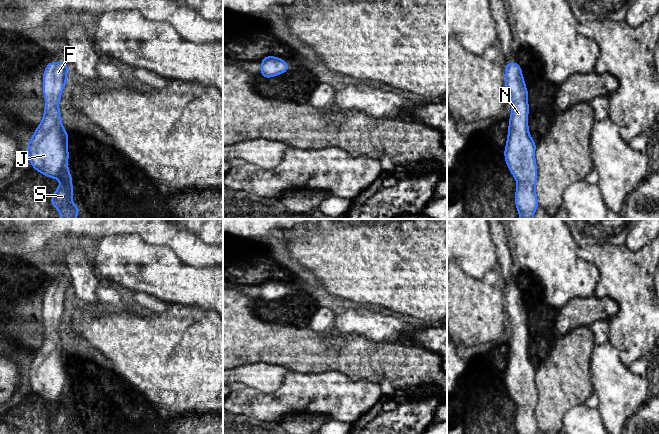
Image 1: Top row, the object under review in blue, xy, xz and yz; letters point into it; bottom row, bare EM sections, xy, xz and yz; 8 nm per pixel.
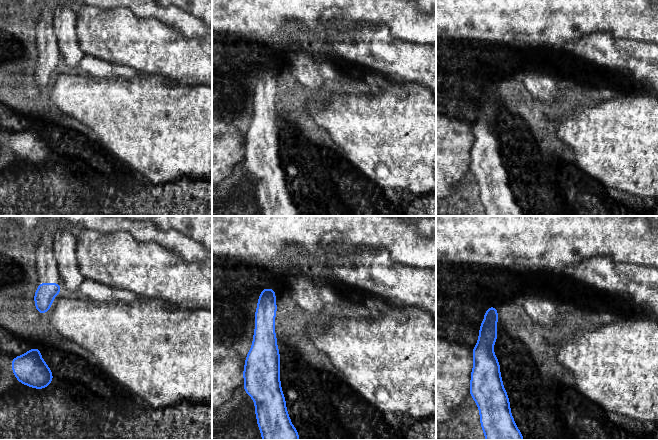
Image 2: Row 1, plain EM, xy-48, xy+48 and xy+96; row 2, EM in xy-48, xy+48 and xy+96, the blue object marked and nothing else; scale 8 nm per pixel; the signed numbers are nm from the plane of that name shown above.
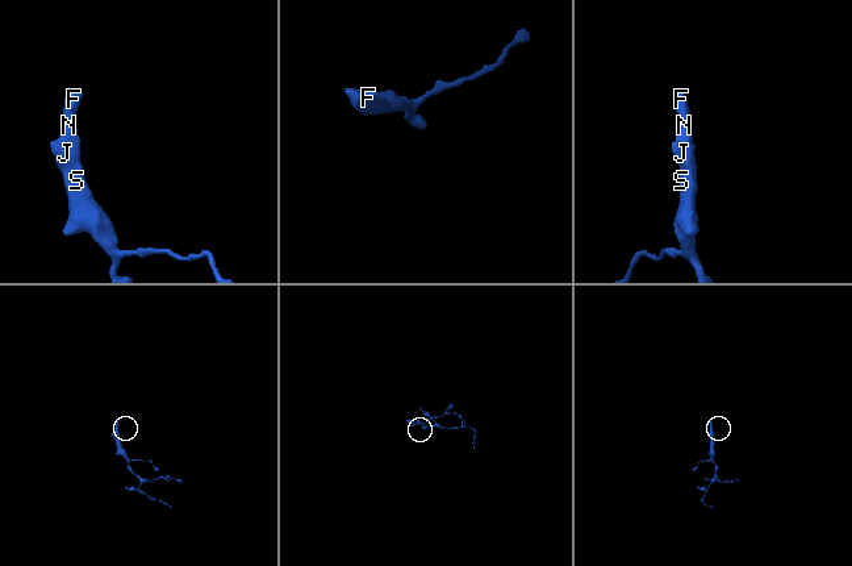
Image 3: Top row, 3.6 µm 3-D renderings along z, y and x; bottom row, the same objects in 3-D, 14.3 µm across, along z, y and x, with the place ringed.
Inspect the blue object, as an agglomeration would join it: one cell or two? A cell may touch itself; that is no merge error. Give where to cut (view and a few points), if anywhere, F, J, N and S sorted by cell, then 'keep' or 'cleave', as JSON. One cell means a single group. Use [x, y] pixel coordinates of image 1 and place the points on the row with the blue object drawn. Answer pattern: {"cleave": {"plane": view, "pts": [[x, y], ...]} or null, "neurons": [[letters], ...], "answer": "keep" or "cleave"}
{"cleave": null, "neurons": [["F", "J", "N", "S"]], "answer": "keep"}

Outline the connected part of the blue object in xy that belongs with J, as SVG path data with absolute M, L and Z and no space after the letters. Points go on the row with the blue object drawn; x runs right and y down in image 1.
M49 62L43 74L43 94L45 96L44 115L40 125L36 128L27 146L27 155L31 166L44 176L60 179L61 183L51 197L51 204L60 213L61 219L76 219L80 213L79 208L72 203L74 190L72 188L72 175L68 170L68 138L69 134L63 128L59 100L66 86L68 64L66 62Z

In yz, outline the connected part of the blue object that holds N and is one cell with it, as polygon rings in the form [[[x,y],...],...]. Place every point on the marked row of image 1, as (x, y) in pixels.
[[[507,62],[504,84],[510,94],[510,104],[513,106],[504,151],[505,162],[517,181],[514,202],[519,218],[533,219],[539,206],[535,190],[537,182],[536,141],[529,134],[528,91],[521,67],[517,62]]]

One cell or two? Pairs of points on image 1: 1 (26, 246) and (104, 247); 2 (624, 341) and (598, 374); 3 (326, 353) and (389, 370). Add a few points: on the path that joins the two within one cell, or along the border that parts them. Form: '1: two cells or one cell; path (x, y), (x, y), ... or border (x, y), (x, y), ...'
1: two cells; border (116, 234), (100, 237), (94, 242)
2: two cells; border (608, 342), (618, 351), (620, 360), (627, 367)
3: one cell; path (342, 354), (373, 361)

